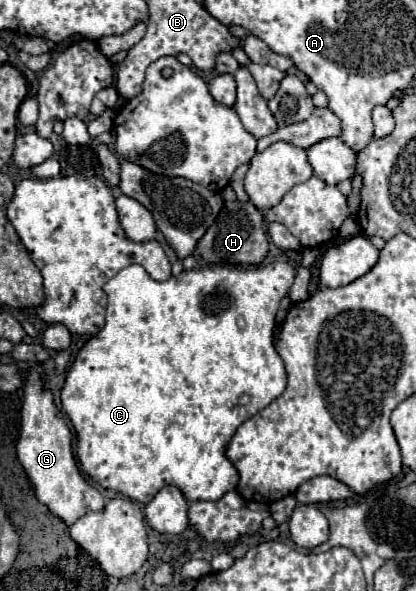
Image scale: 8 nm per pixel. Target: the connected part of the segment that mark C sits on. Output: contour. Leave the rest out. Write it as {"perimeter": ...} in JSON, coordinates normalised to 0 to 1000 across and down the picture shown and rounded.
{"perimeter":[[[666,442],[666,445],[589,452],[589,455],[502,448],[493,455],[440,459],[435,465],[411,469],[401,475],[368,475],[339,448],[310,448],[291,455],[272,472],[262,472],[248,482],[248,492],[262,503],[252,553],[233,567],[224,567],[185,597],[161,631],[156,651],[147,658],[147,689],[161,699],[166,712],[175,716],[185,736],[185,777],[195,783],[195,794],[248,827],[267,827],[272,834],[286,834],[344,854],[358,851],[373,841],[373,834],[401,821],[421,821],[445,838],[450,848],[526,848],[526,841],[565,827],[575,814],[575,800],[560,790],[560,783],[541,773],[541,760],[560,733],[579,716],[589,716],[599,706],[608,706],[613,699],[637,692],[656,675],[666,675],[690,655],[685,618],[656,584],[656,553],[661,553],[661,530],[671,523],[675,506],[690,499],[695,486],[704,482],[704,469],[709,469],[704,448]]]}

